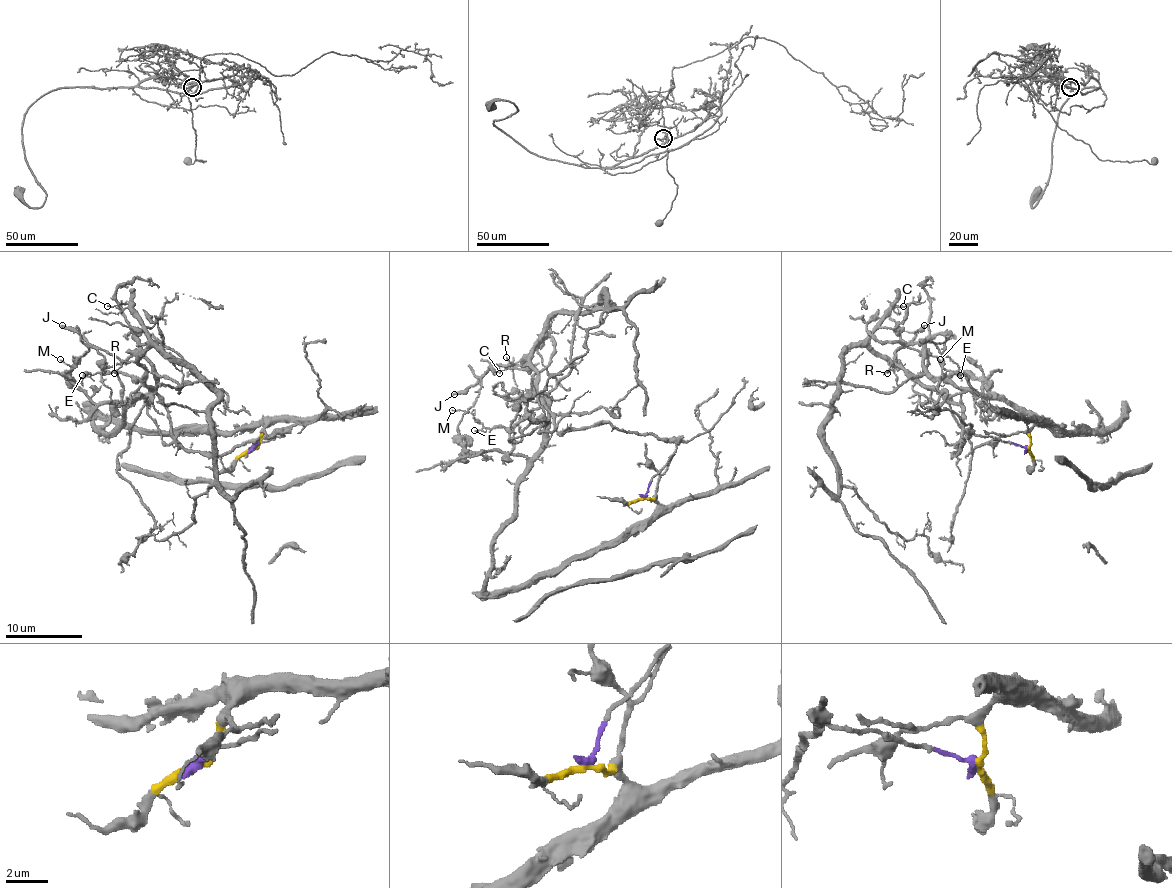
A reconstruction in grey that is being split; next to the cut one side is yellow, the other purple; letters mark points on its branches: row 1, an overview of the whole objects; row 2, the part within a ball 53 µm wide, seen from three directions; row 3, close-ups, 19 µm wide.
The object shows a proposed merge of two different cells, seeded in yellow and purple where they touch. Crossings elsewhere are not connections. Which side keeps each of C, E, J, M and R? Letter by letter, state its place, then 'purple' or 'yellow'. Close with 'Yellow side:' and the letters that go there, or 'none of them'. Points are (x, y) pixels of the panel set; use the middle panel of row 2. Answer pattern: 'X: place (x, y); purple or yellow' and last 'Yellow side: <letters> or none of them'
C: place (499, 373); purple
E: place (474, 430); purple
J: place (454, 394); purple
M: place (452, 410); purple
R: place (506, 357); purple
Yellow side: none of them

